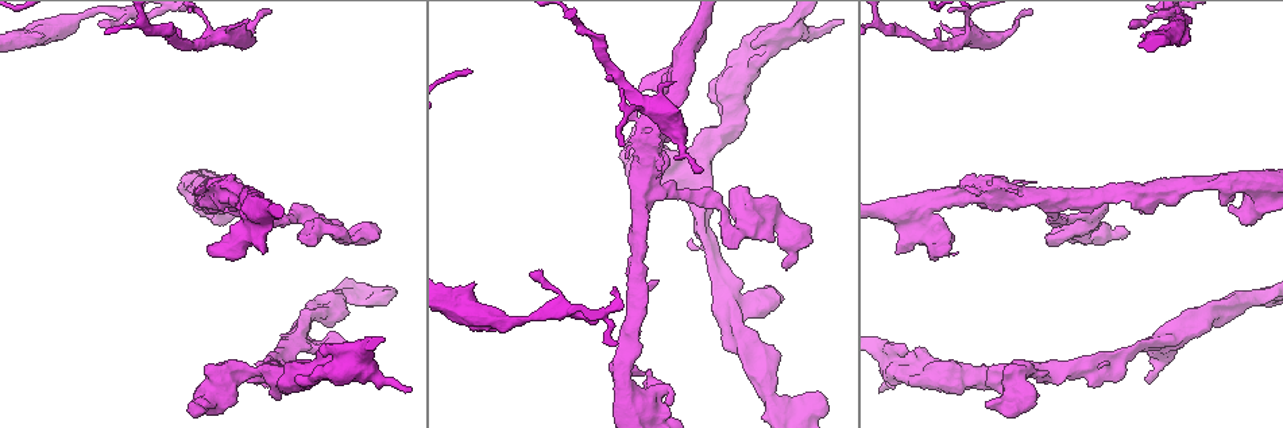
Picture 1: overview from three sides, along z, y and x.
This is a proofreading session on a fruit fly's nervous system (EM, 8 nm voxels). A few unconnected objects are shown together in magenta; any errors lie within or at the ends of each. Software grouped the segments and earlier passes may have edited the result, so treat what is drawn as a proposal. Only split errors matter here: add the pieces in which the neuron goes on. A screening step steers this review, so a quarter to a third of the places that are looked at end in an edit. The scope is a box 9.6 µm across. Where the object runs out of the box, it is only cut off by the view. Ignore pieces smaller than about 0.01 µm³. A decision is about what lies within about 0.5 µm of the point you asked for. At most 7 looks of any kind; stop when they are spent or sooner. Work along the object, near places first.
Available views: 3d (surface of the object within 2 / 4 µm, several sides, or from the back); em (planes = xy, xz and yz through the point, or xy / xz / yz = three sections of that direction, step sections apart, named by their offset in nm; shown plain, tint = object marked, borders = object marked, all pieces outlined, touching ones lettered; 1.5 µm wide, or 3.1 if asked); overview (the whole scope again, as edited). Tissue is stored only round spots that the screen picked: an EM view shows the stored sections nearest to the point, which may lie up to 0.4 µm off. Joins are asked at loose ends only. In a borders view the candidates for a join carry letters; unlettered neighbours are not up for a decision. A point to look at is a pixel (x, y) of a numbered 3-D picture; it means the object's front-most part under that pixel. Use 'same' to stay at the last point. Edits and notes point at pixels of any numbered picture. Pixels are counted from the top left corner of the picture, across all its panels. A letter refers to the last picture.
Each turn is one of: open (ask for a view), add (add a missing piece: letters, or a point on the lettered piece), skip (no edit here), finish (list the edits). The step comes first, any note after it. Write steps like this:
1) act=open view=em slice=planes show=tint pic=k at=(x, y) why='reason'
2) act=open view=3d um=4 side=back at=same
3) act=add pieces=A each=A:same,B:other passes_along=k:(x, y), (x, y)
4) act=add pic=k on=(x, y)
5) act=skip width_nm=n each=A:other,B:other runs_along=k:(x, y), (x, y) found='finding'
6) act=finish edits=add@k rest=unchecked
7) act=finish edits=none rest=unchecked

act=open view=3d um=4 pic=1 at=(656, 279) why='an open end'

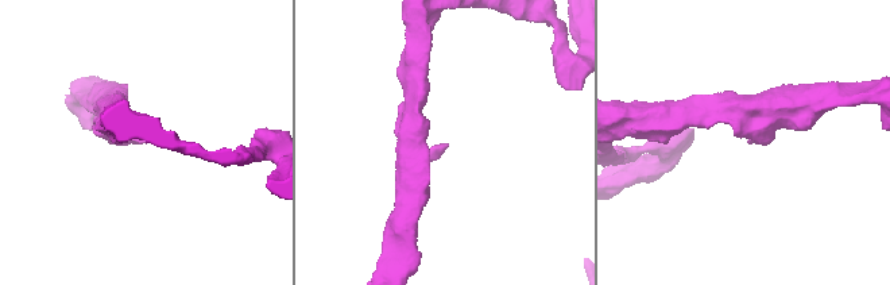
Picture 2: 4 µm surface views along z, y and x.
act=open view=em slice=xy step=4 show=tint pic=2 at=(445, 147) why='need the tissue'

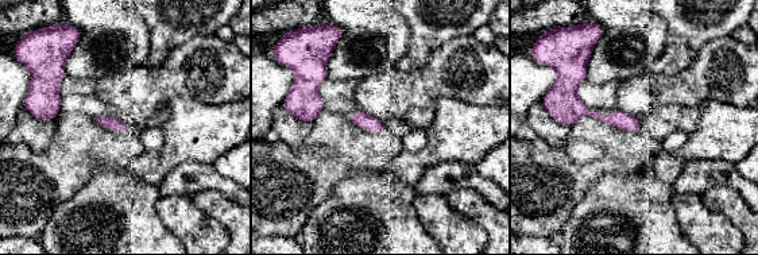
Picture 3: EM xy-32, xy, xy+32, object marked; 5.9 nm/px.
act=open view=em slice=xz step=8 show=borders at=same

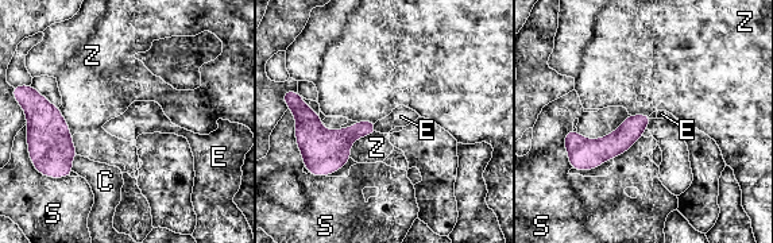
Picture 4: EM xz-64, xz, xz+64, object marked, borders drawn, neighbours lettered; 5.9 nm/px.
act=skip each=C:other,E:other,S:other,Z:other found='none of them fits'

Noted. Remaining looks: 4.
act=open view=em slice=planes show=borders pic=1 at=(652, 371) why='free end'

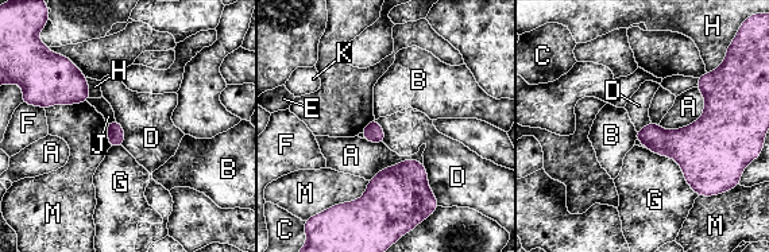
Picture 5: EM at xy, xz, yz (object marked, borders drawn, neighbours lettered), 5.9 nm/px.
act=skip each=A:other,B:other,C:other,D:other,E:other,F:other,G:other,H:other,J:other,K:other,M:other border=5:(422, 162), (428, 186), (440, 205) found='none of them fits'

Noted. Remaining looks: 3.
act=open view=3d um=4 pic=1 at=(471, 283) why='free end'

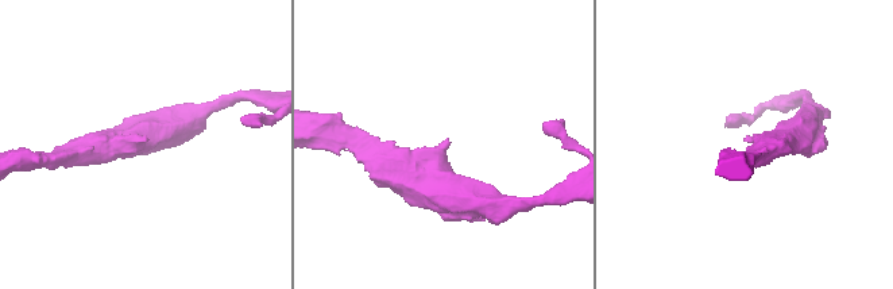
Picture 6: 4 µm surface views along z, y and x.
act=open view=em slice=planes show=borders pic=6 at=(747, 136) why='need the tissue'

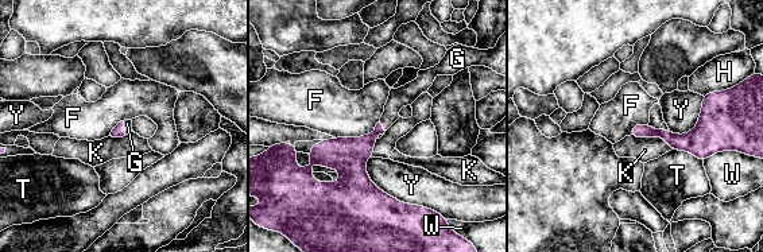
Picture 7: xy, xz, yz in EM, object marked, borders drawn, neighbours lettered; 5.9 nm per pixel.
act=add pieces=G each=F:other,G:same,H:other,K:other,T:other,W:other,Y:other passes_along=7:(355, 151), (382, 127), (403, 96) found='it goes on there'

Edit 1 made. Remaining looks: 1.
act=finish edits=add@7 rest=unchecked

